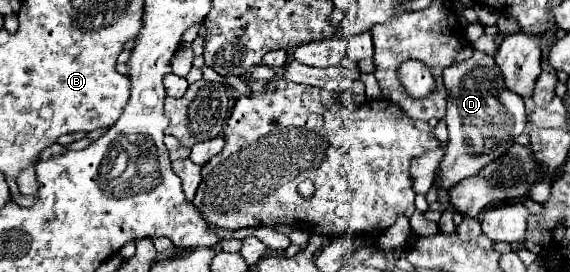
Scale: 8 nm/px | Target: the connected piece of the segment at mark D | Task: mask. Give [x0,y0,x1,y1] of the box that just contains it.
[442,51,526,189]

